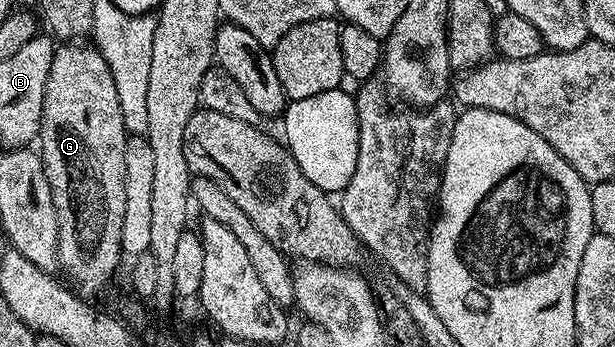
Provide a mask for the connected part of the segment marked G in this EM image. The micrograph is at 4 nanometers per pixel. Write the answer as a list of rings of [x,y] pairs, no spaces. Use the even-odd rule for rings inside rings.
[[[67,40],[56,45],[53,64],[49,68],[49,76],[45,80],[45,100],[43,101],[43,119],[37,139],[37,150],[43,160],[45,176],[49,180],[49,188],[53,192],[53,208],[57,208],[57,236],[59,237],[58,269],[64,270],[71,279],[70,285],[80,295],[99,294],[111,282],[115,269],[119,266],[119,258],[124,257],[121,244],[121,224],[125,217],[125,144],[128,140],[127,125],[121,112],[121,100],[117,100],[117,84],[113,80],[113,72],[109,64],[105,64],[105,56],[94,45],[83,40]]]

